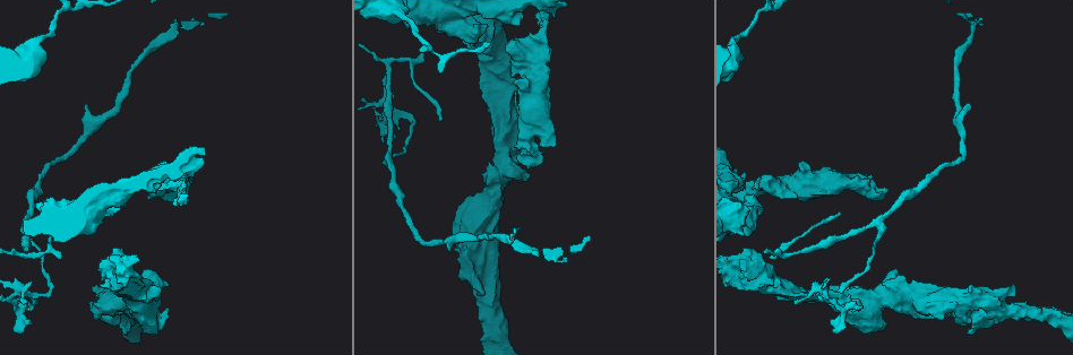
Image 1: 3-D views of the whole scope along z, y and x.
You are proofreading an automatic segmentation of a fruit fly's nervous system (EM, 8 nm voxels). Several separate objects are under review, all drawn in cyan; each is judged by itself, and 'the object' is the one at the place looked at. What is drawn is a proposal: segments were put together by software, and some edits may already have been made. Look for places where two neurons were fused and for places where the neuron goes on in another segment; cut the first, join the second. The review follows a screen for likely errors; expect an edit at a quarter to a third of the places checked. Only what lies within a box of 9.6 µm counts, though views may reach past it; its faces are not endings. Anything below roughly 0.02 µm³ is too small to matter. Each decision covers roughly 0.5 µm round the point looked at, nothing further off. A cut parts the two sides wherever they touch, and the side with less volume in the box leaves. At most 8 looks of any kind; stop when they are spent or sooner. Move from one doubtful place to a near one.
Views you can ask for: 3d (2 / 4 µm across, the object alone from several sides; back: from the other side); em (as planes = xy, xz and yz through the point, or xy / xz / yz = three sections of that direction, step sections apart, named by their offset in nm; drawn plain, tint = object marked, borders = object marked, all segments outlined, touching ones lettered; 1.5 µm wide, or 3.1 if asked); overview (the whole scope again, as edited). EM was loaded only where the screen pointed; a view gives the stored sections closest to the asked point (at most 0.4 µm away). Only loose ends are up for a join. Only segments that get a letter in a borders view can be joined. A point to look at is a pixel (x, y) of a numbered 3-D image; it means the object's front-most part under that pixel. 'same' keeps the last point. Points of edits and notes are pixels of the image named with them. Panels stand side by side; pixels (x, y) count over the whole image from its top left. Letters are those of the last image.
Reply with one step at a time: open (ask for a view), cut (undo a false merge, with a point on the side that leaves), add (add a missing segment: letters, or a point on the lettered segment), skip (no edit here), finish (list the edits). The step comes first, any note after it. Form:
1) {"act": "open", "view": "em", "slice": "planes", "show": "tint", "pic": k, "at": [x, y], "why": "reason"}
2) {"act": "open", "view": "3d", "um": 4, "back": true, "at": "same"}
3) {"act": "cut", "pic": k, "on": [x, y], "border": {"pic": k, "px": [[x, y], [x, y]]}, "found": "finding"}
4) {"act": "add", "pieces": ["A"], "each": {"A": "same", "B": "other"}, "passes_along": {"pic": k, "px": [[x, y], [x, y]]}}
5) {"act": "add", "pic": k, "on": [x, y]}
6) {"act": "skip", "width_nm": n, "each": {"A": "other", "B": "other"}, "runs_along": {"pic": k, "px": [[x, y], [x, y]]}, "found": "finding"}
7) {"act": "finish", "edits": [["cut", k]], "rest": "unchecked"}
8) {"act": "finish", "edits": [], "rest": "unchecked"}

{"act": "open", "view": "3d", "um": 4, "pic": 1, "at": [543, 138], "why": "closes a loop"}

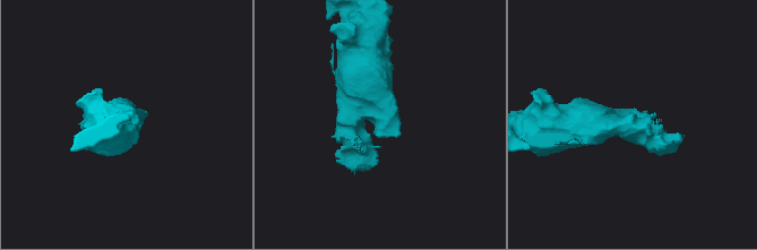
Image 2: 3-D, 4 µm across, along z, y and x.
{"act": "open", "view": "em", "slice": "xz", "step": 8, "show": "tint", "pic": 2, "at": [386, 127]}

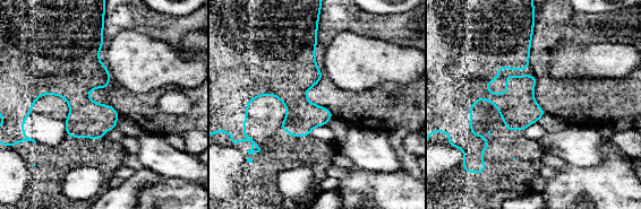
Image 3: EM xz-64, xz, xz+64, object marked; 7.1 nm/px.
{"act": "open", "view": "em", "slice": "planes", "show": "borders", "at": "same"}

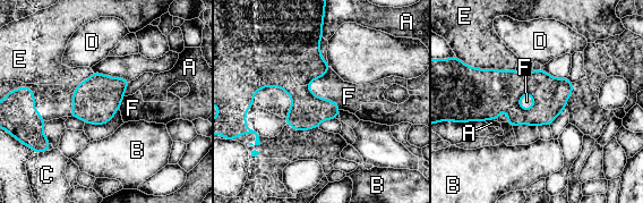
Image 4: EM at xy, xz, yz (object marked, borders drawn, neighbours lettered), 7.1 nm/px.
{"act": "skip", "width_nm": 240, "each": {"A": "other", "B": "other", "C": "other", "D": "other", "E": "other", "F": "other"}, "found": "one neuron here"}

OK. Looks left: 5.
{"act": "open", "view": "3d", "um": 2, "back": true, "pic": 1, "at": [502, 79], "why": "arms run side by side"}

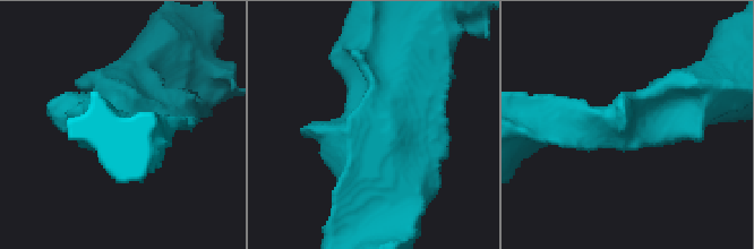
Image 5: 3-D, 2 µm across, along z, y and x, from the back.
{"act": "open", "view": "em", "slice": "planes", "show": "plain", "pic": 5, "at": [628, 127]}

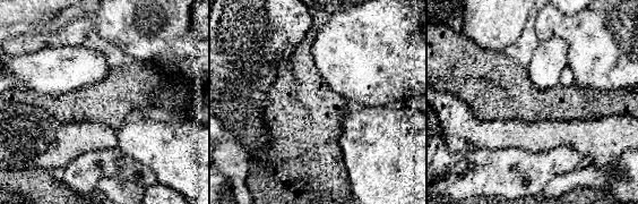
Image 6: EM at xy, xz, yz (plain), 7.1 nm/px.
{"act": "open", "view": "em", "slice": "planes", "show": "borders", "at": "same"}

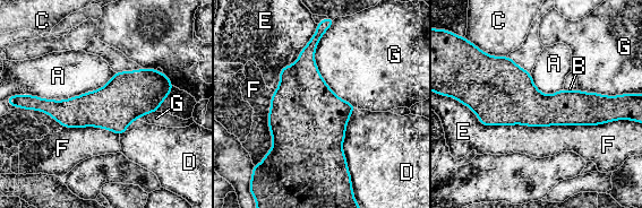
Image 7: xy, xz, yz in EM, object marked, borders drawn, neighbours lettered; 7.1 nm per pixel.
{"act": "skip", "each": {"A": "other", "B": "other", "C": "other", "D": "other", "E": "other", "F": "other", "G": "other"}, "border": {"pic": 7, "px": [[332, 24], [314, 61], [356, 107]]}, "found": "one neuron here"}

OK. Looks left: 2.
{"act": "finish", "edits": [], "rest": "unchecked"}

